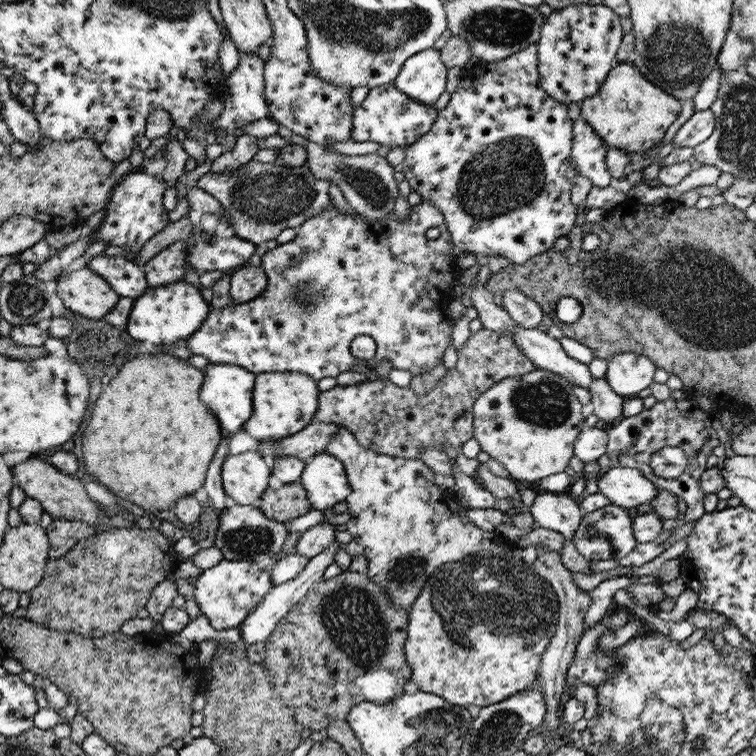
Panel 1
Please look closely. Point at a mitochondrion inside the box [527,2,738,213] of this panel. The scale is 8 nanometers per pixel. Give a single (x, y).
(675, 55)

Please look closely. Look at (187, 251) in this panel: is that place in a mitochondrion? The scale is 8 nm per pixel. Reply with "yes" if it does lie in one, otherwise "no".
no

